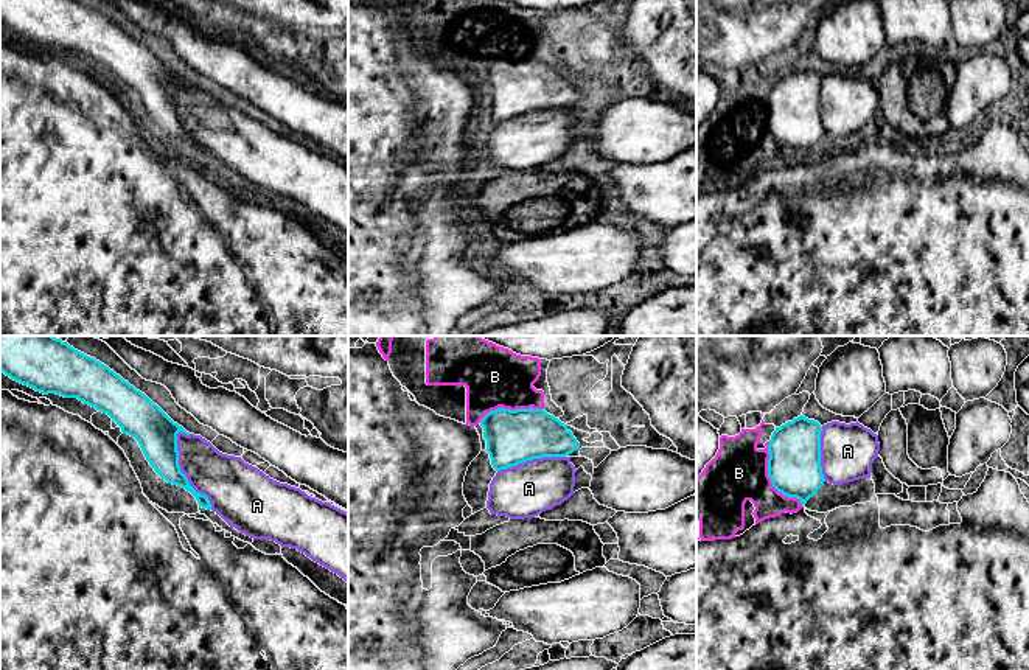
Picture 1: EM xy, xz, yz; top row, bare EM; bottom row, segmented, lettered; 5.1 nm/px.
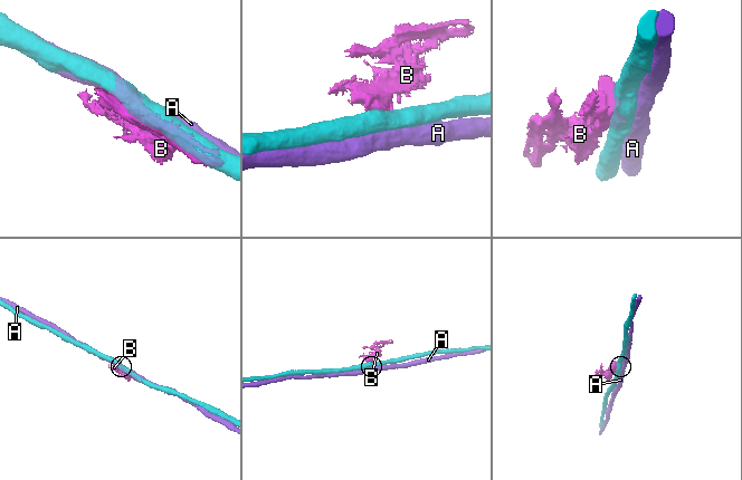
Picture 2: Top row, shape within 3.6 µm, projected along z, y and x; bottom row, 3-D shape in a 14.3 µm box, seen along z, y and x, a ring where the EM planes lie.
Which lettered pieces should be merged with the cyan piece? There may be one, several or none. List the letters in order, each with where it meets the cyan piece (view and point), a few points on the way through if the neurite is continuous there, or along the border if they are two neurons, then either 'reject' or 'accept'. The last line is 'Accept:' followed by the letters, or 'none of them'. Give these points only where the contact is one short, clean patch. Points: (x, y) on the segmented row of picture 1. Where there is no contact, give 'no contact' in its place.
A: xy (182, 473) | reject
B: yz (770, 478) | reject
Accept: none of them

